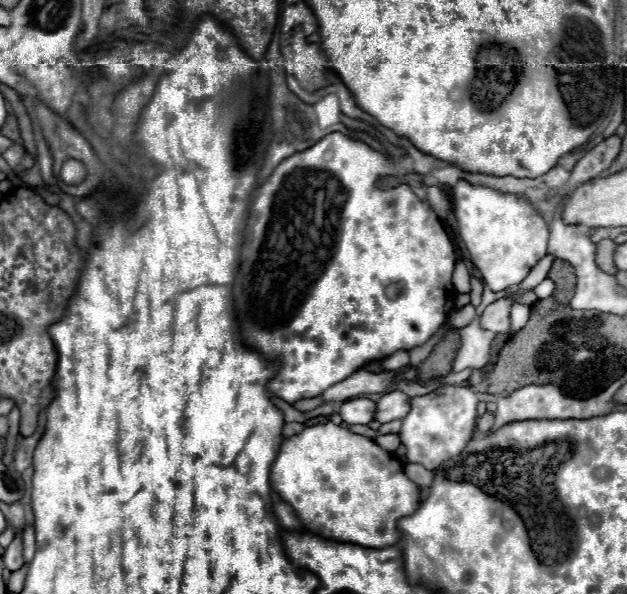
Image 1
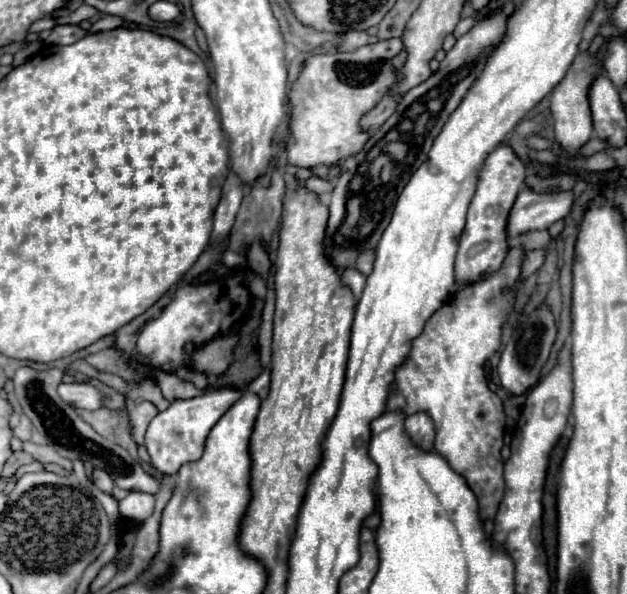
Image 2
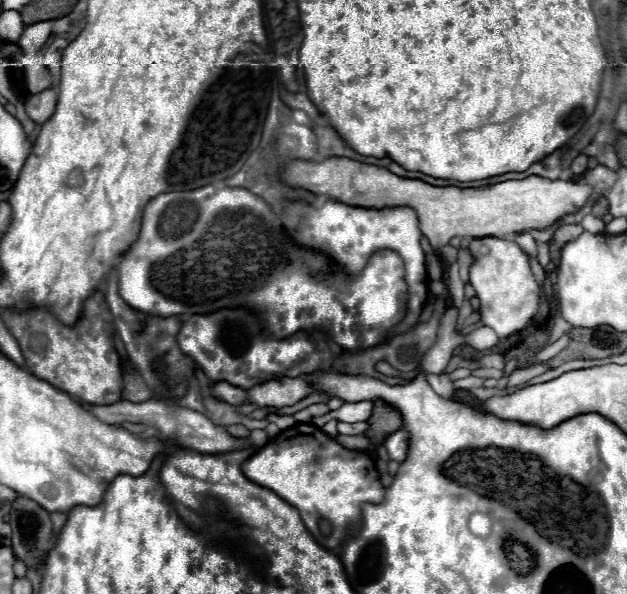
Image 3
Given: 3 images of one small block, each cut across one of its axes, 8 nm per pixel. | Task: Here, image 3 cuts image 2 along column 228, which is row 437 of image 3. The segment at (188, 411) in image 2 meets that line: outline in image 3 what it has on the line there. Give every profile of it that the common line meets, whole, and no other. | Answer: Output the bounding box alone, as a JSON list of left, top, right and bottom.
[384,432,408,462]

